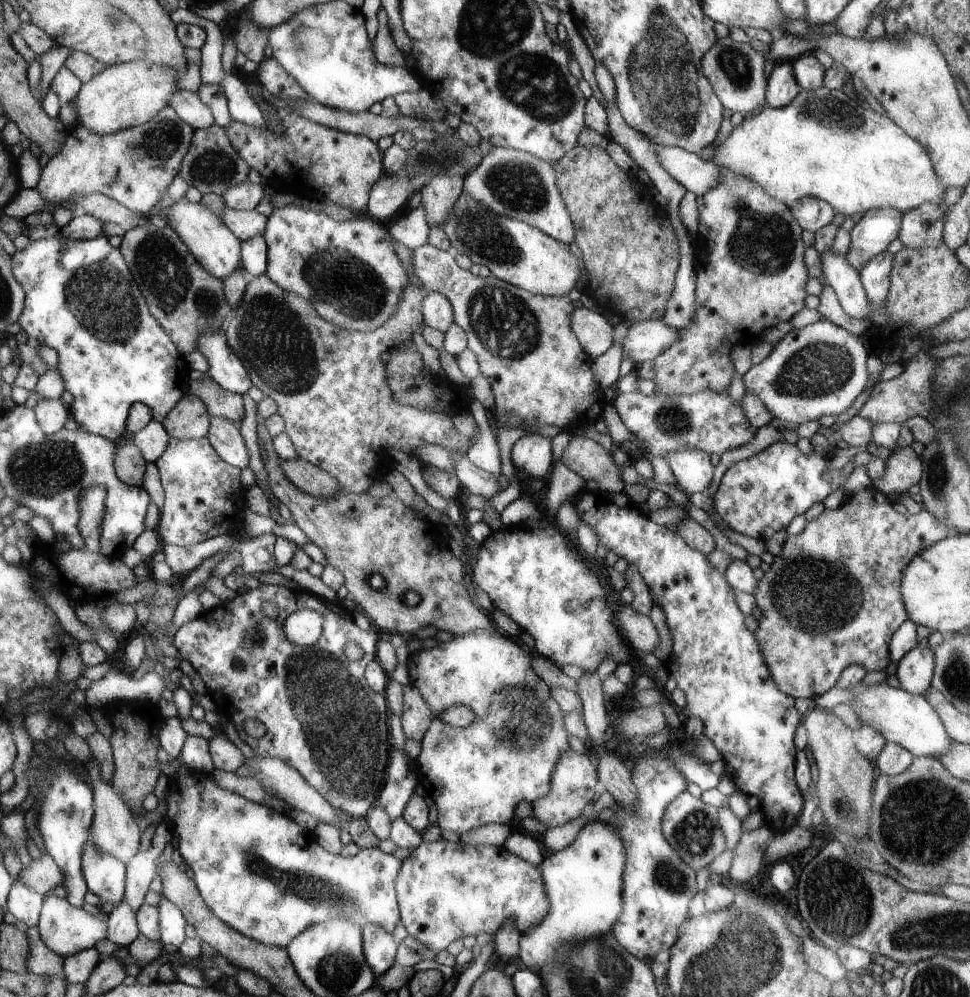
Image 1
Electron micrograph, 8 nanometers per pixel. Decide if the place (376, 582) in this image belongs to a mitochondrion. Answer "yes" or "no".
yes

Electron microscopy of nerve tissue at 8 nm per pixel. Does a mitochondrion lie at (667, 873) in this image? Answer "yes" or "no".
yes

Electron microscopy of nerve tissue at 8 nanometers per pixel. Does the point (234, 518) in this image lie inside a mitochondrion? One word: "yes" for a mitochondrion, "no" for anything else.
no

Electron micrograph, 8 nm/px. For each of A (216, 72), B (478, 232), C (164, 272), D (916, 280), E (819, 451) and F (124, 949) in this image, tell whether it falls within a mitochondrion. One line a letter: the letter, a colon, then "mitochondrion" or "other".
A: other
B: mitochondrion
C: mitochondrion
D: other
E: other
F: other

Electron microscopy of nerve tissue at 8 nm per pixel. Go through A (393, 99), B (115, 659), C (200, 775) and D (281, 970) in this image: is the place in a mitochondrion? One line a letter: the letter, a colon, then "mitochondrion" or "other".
A: other
B: other
C: other
D: other

